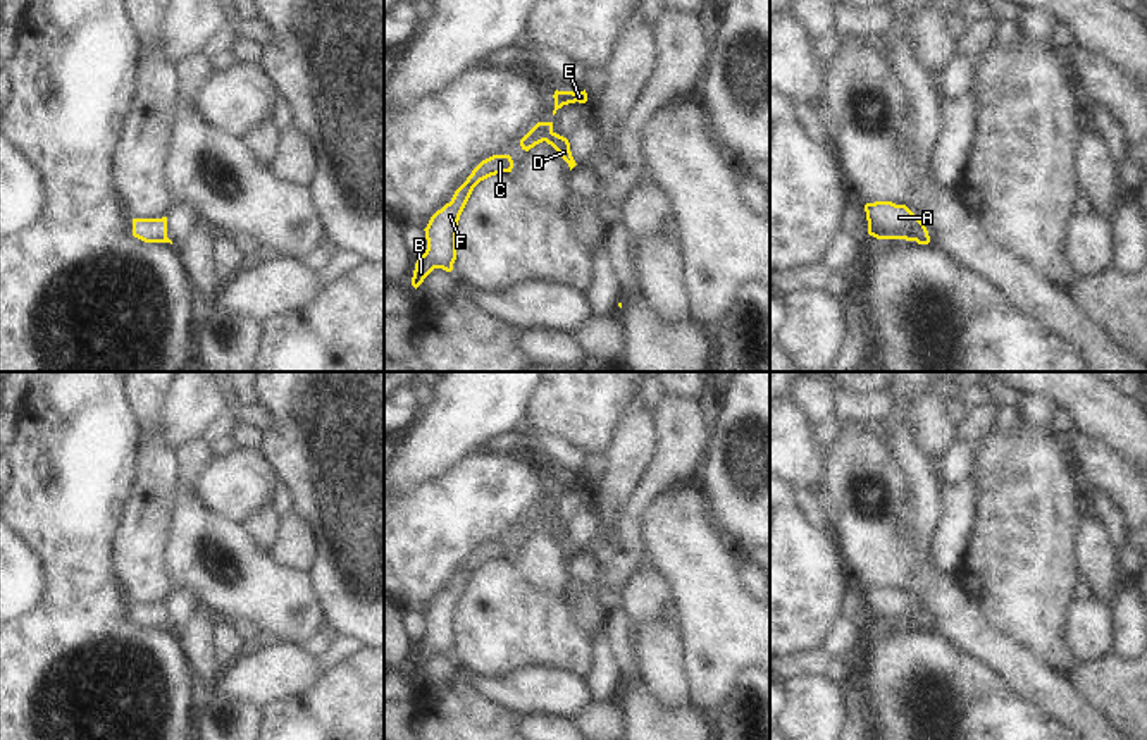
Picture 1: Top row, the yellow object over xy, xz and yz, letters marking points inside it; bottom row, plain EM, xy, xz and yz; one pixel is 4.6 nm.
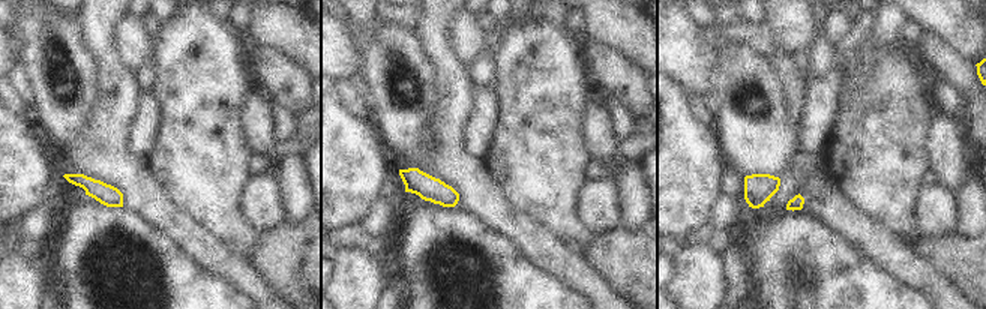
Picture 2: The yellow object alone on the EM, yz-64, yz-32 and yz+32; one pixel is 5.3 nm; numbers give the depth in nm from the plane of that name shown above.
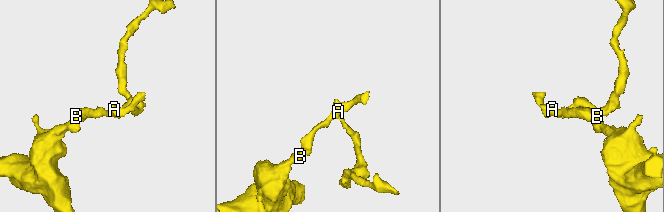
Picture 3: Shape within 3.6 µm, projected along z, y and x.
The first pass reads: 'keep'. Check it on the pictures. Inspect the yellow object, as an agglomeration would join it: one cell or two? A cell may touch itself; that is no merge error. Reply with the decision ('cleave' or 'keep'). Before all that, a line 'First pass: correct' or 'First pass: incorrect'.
First pass: correct
keep

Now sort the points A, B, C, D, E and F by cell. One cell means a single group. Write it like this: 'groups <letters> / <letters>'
groups A B C D E F

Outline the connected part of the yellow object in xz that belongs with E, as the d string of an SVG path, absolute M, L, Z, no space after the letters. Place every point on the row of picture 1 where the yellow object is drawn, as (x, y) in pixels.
M586 89L580 91L580 93L574 93L574 91L555 91L553 95L555 98L555 110L553 110L553 115L556 114L558 108L561 108L563 105L568 105L568 103L586 103L587 102L587 93Z

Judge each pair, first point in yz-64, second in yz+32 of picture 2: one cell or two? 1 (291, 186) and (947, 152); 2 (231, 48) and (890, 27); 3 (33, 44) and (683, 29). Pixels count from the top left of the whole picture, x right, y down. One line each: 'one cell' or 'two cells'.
1: two cells
2: two cells
3: two cells

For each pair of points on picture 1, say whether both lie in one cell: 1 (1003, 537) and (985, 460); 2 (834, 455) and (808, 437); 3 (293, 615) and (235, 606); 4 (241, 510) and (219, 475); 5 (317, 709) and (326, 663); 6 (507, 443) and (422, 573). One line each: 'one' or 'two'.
1: one
2: two
3: one
4: one
5: two
6: two

